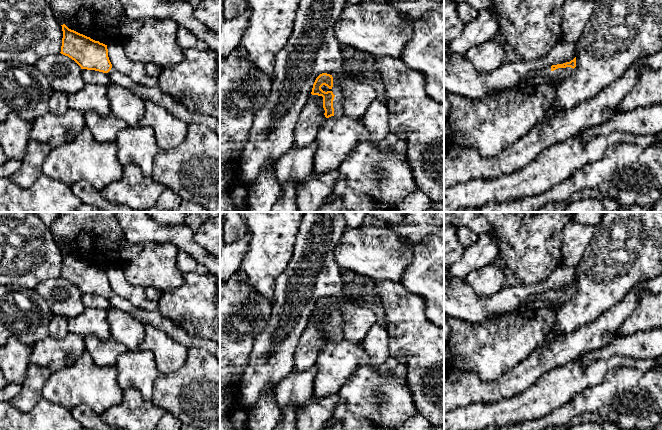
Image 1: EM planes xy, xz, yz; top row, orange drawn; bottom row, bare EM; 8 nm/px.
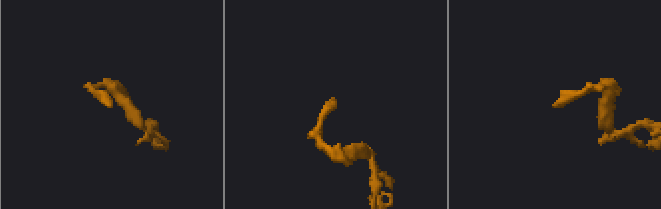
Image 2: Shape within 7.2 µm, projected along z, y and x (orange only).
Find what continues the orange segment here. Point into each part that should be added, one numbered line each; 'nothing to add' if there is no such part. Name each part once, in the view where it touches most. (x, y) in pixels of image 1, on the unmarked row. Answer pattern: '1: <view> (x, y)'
1: yz (559, 299)

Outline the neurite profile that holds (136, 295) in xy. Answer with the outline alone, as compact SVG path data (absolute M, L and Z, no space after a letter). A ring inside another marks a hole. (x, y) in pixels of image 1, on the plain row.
M113 264L107 269L108 281L116 294L129 301L135 307L154 311L158 309L158 301L149 300L145 288L131 285L119 264Z

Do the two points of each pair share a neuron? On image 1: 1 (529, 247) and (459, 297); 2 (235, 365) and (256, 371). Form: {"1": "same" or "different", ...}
{"1": "different", "2": "different"}

